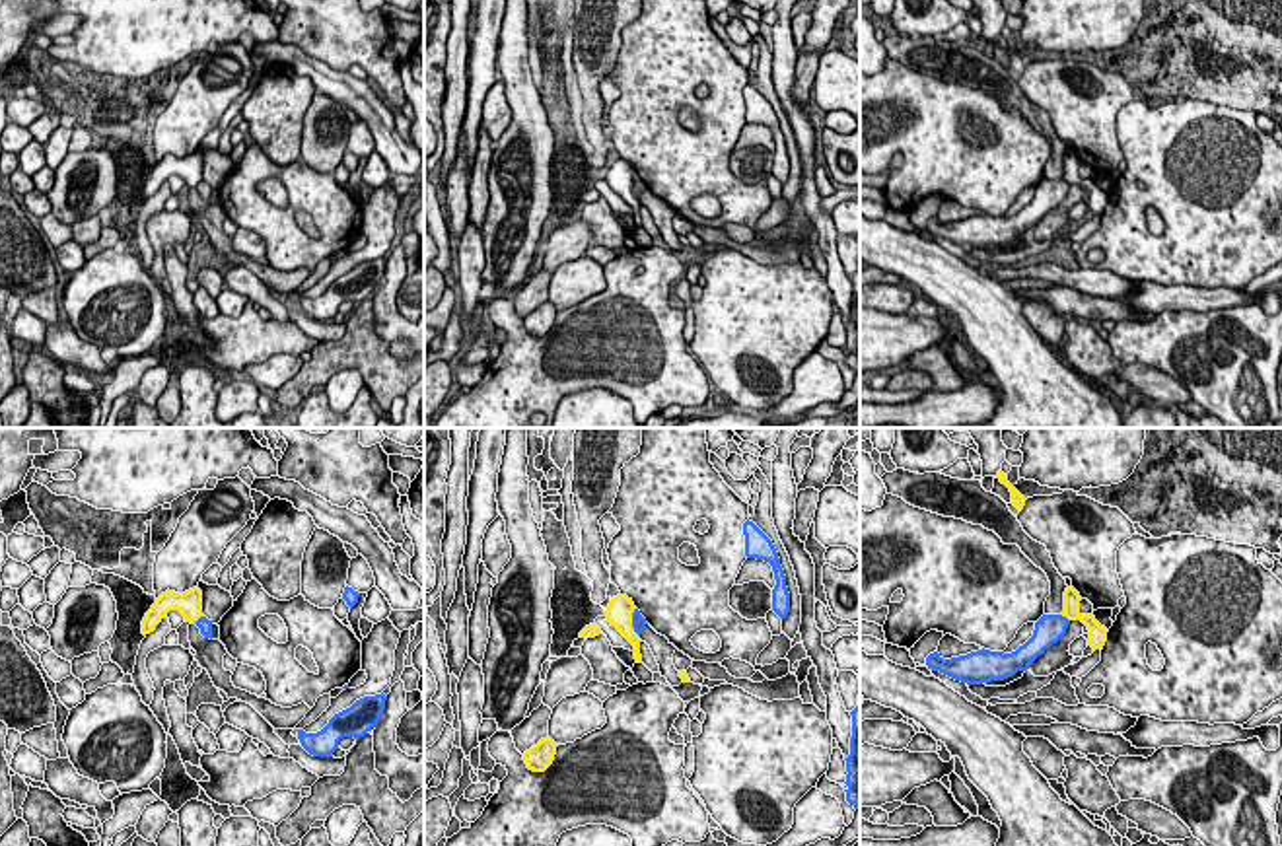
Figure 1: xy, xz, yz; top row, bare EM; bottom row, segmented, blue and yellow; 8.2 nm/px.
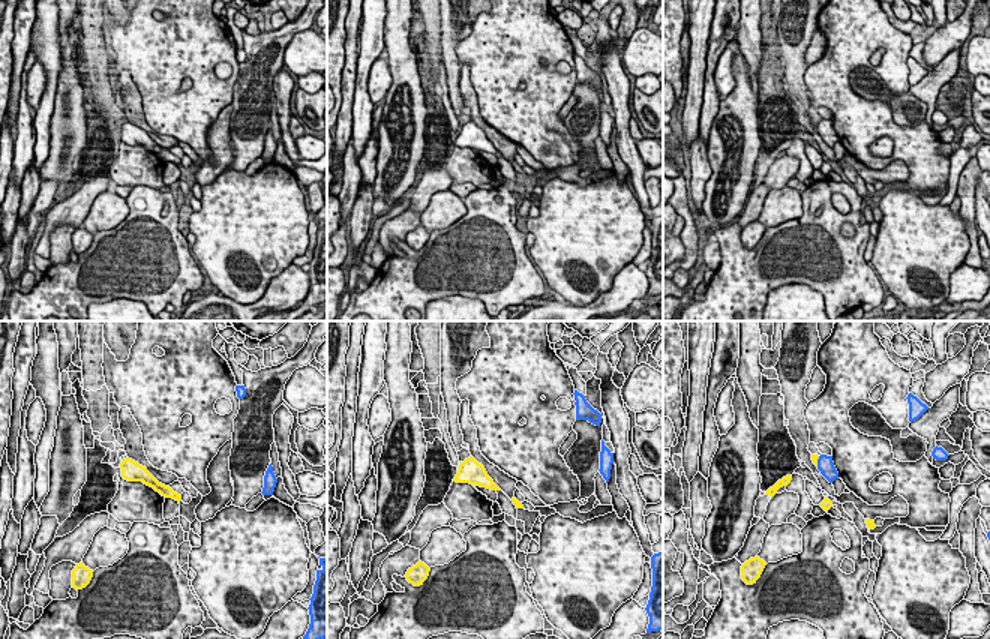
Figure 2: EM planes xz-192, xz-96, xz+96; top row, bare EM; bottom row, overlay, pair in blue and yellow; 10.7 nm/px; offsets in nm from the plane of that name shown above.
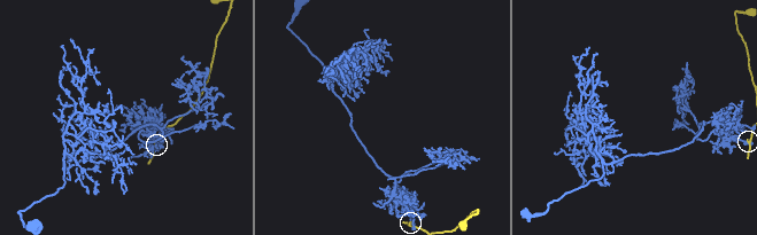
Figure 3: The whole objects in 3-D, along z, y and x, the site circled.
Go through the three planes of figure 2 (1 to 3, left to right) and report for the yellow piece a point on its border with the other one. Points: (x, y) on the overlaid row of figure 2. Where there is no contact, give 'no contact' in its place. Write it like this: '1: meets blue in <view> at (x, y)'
1: no contact
2: no contact
3: meets blue in xz+96 at (818, 461)

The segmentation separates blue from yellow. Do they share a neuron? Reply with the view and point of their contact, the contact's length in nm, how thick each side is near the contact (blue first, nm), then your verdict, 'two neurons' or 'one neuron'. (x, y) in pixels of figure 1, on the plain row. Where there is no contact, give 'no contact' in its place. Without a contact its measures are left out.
meets blue in xz at (633, 187); contact 260 nm long; 130 nm thick on the blue side, 220 nm on the other; two neurons

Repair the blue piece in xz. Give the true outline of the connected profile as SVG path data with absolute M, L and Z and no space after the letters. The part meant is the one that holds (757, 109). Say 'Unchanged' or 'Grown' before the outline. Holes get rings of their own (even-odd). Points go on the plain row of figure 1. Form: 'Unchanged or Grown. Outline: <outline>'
Unchanged. Outline: M749 84L743 88L743 99L745 99L745 121L765 124L772 130L774 144L776 144L776 150L772 154L772 175L780 183L786 183L790 177L790 158L786 152L786 140L780 130L780 123L772 105Z

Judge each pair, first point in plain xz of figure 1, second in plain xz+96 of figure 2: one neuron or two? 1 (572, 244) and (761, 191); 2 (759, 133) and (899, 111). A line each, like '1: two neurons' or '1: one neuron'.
1: two neurons
2: two neurons

